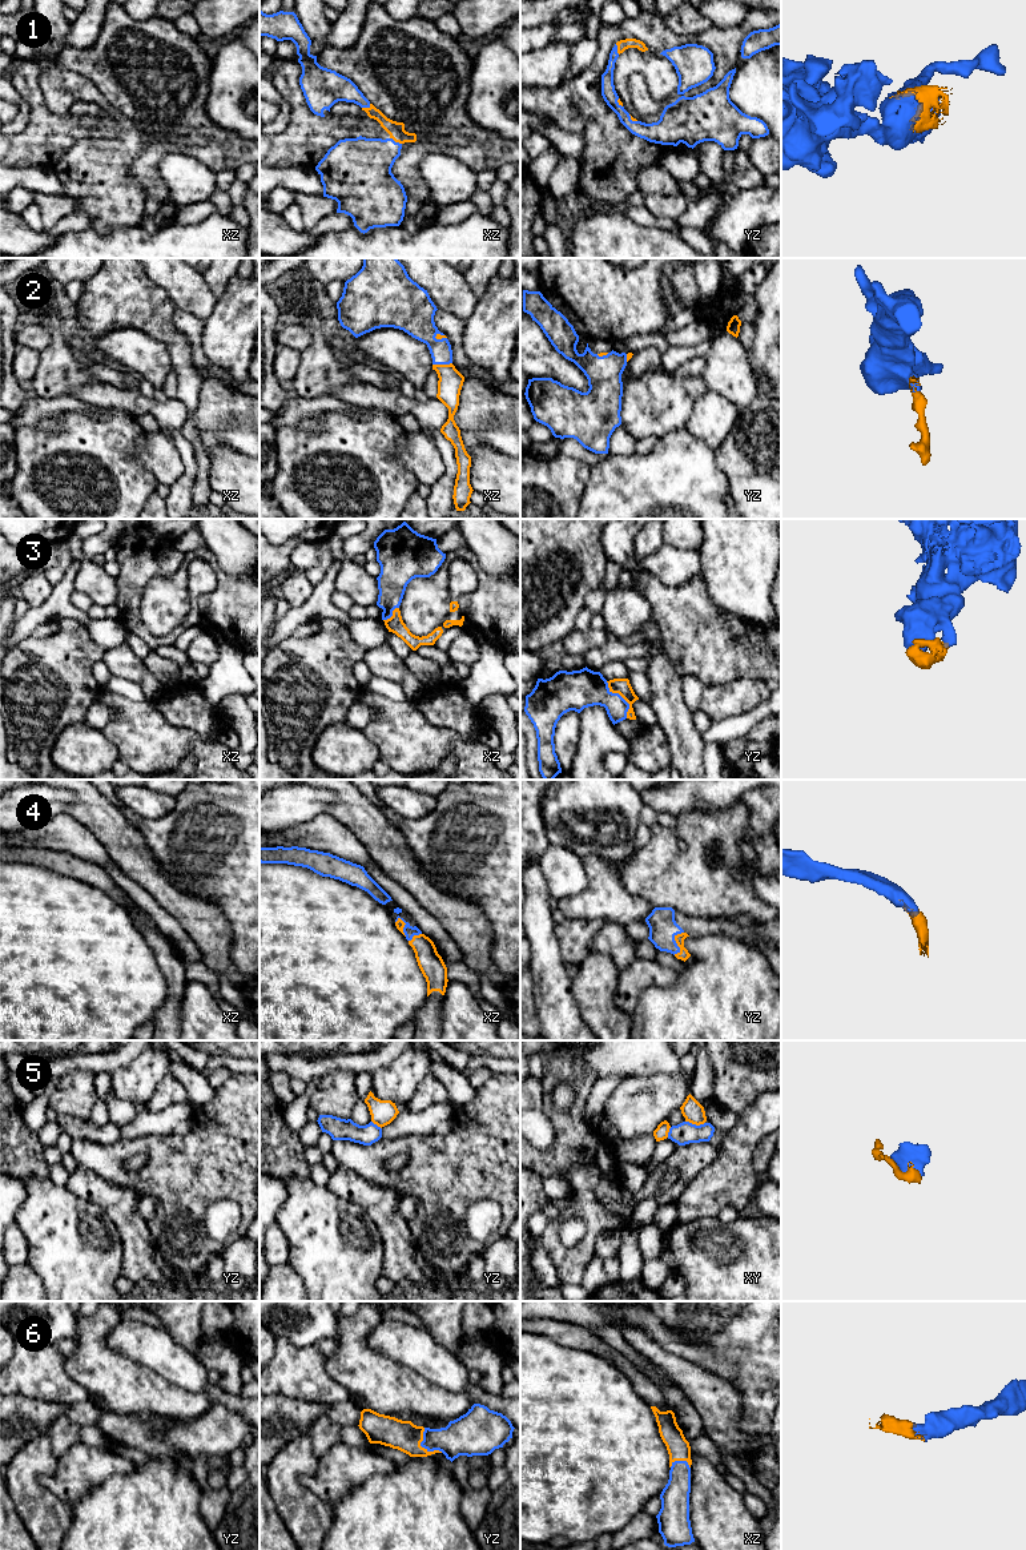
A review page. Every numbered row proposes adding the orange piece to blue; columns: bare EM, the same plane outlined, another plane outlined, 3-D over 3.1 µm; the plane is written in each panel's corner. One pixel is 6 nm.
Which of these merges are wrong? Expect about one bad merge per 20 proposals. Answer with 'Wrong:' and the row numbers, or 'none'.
Wrong: 5

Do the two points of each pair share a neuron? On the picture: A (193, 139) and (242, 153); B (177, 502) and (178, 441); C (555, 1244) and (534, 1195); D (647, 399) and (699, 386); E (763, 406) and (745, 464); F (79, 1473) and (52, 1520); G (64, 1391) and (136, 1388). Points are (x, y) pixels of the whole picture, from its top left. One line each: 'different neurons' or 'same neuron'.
A: different neurons
B: same neuron
C: different neurons
D: same neuron
E: same neuron
F: different neurons
G: different neurons

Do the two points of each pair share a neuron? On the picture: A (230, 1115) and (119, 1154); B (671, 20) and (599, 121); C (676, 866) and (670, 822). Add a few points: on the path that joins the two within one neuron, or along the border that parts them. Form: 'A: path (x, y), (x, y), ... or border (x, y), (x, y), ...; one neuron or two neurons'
A: path (206, 1144), (148, 1146); one neuron
B: border (662, 16), (662, 20), (672, 31); two neurons
C: border (678, 818), (674, 828), (663, 828), (656, 821); two neurons

